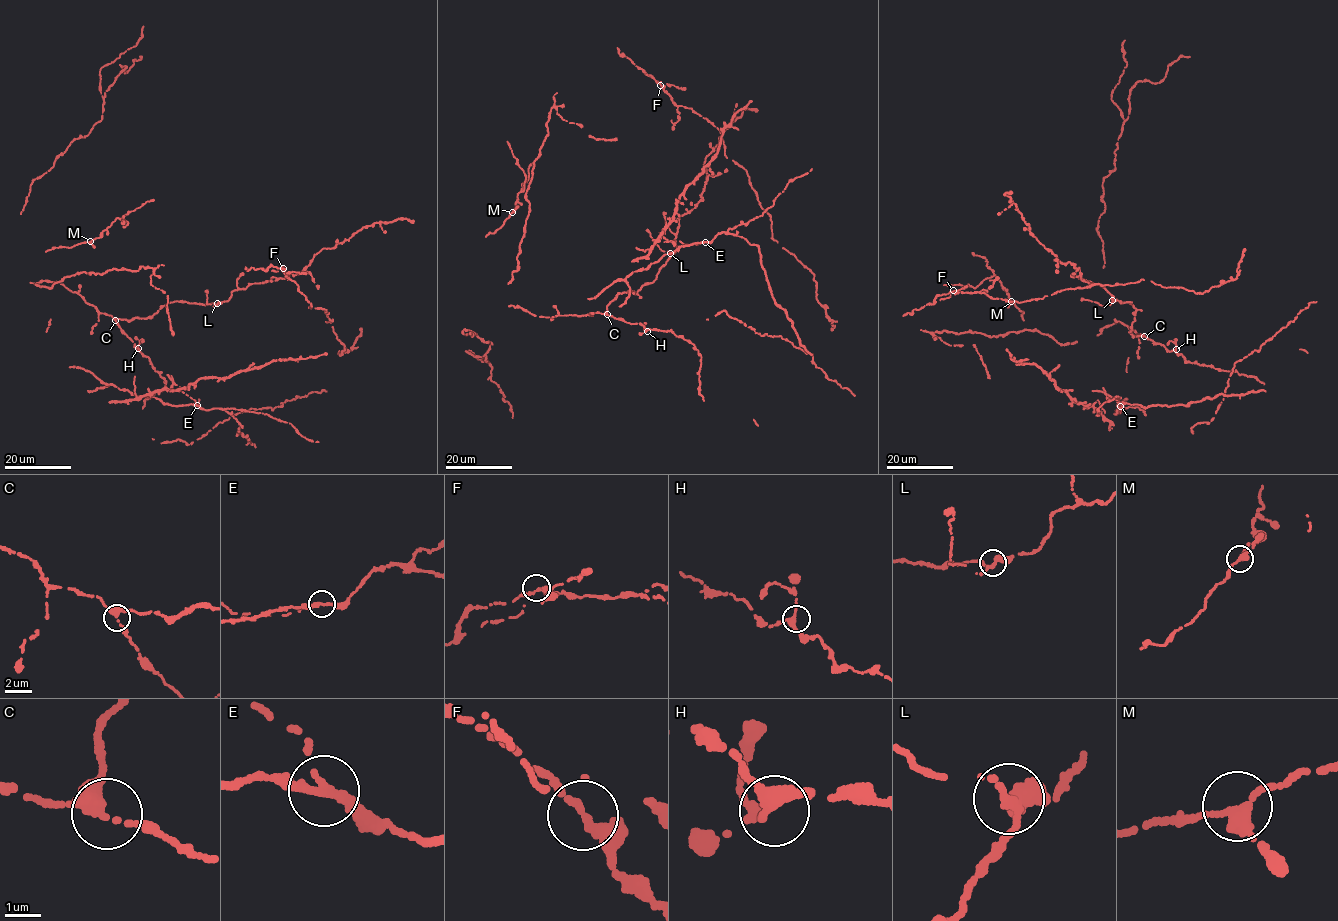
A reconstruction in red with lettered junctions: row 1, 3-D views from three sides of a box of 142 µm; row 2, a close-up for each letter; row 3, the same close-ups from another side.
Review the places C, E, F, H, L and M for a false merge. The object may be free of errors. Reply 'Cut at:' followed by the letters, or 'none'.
Cut at: E

